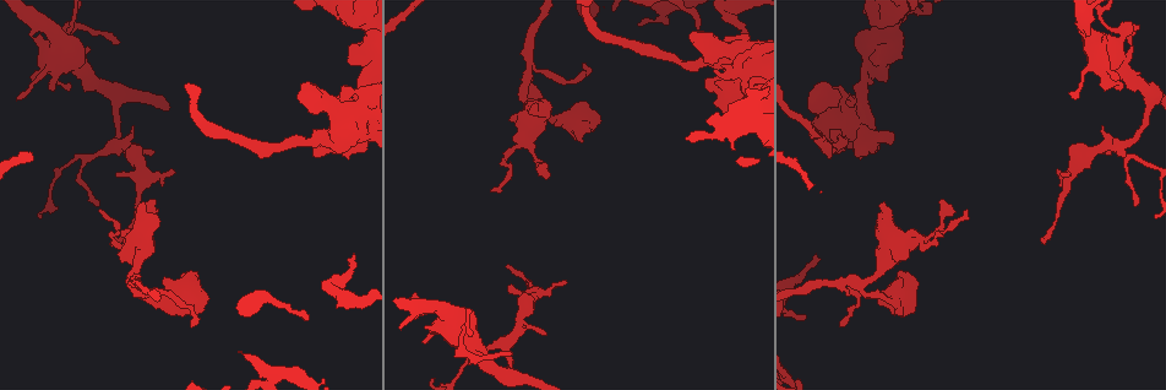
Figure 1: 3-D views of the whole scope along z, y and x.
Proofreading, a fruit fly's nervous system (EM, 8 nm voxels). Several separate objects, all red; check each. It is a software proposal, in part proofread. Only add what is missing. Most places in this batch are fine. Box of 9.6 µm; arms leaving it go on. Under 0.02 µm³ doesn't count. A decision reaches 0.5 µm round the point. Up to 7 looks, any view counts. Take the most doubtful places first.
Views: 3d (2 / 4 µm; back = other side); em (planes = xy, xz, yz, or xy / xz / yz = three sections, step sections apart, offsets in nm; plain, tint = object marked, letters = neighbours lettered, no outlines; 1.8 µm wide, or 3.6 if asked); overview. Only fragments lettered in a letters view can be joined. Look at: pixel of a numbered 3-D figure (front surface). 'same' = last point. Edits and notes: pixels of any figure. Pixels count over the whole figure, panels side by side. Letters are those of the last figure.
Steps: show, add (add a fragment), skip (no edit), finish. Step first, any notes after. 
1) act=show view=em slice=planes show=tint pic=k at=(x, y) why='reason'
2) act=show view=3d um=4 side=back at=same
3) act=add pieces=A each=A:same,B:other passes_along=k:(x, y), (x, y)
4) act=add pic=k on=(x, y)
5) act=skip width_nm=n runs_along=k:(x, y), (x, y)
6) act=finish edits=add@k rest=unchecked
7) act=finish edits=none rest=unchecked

act=show view=3d um=2 pic=1 at=(352, 256) why='branch stops here'

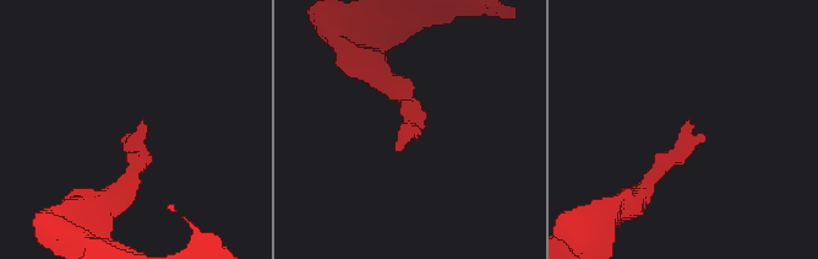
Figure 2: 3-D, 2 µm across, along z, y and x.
act=show view=em slice=planes show=letters pic=2 at=(687, 123)

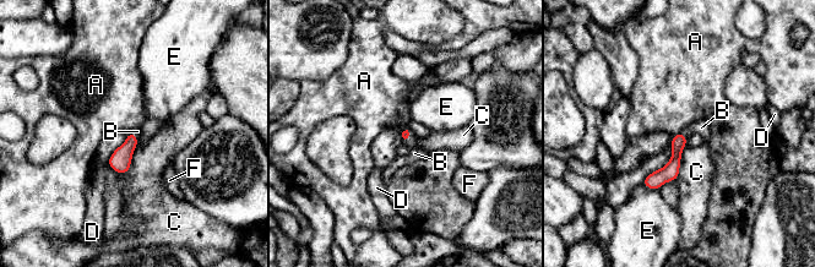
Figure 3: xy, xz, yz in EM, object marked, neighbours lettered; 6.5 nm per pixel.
act=add pieces=B each=A:other,B:same,C:other,D:other,E:other,F:other passes_along=3:(670, 170), (683, 135), (701, 127) found='the cell continues'

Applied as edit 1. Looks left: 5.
act=show view=overview why='see it whole again'

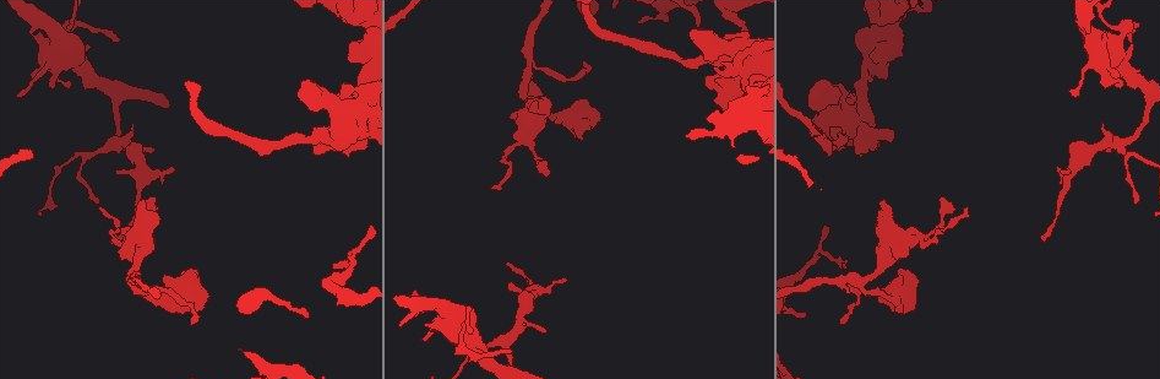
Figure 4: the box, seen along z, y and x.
act=show view=em um=3.6 slice=planes show=letters pic=4 at=(1104, 37) why='free end'

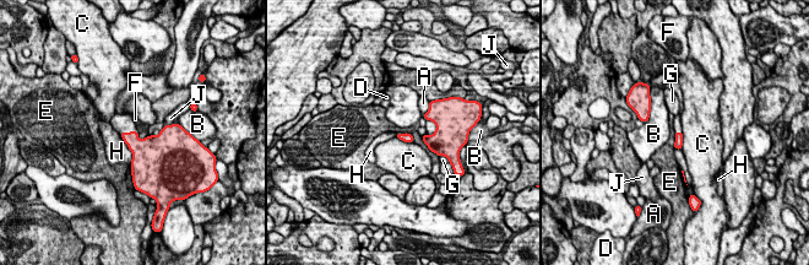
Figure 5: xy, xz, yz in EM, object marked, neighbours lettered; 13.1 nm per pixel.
act=skip longest_contact=H:440nm each=A:other,B:other,C:other,D:other,E:other,F:other,G:other,H:other,J:other found='no lettered fragment goes on from it'

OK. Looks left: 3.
act=show view=3d um=2 pic=4 at=(155, 148) why='free end'

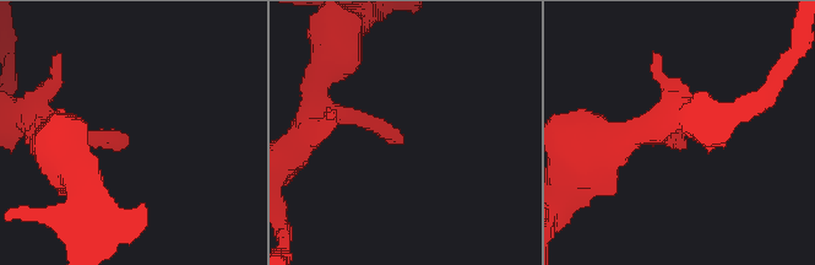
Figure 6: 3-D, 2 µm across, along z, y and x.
act=show view=em slice=planes show=letters pic=6 at=(127, 141)

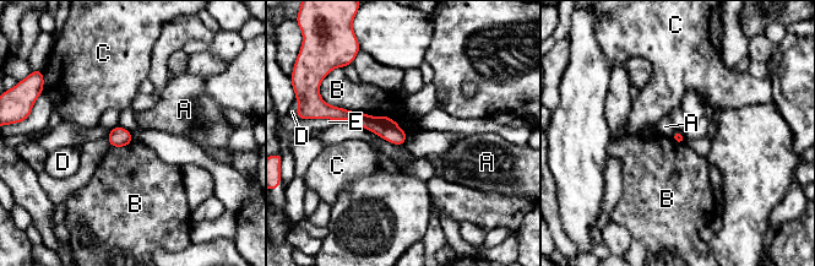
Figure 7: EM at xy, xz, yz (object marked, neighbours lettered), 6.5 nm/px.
act=skip each=A:other,B:other,C:other,D:other,E:other border=7:(675, 130), (670, 136) found='no lettered fragment goes on from it'

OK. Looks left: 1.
act=finish edits=add@3 rest=unchecked

